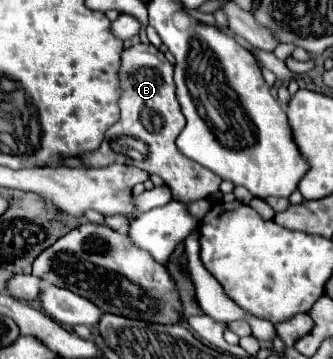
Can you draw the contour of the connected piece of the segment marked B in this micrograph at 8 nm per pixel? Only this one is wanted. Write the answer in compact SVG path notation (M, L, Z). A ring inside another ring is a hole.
M142 42L142 44L134 44L130 48L124 48L122 56L120 56L120 90L122 90L122 96L118 100L120 120L116 122L116 126L108 128L106 138L98 150L86 152L78 158L84 168L104 168L108 164L130 164L140 170L146 170L148 174L158 174L164 180L164 184L172 190L174 200L188 204L188 202L194 202L200 198L208 198L212 192L218 190L222 180L212 170L208 170L208 168L200 166L198 162L192 162L190 158L180 154L180 150L176 148L176 138L184 128L184 114L182 114L180 102L176 100L176 84L174 84L172 72L174 72L174 66L164 58L164 54L156 46Z

